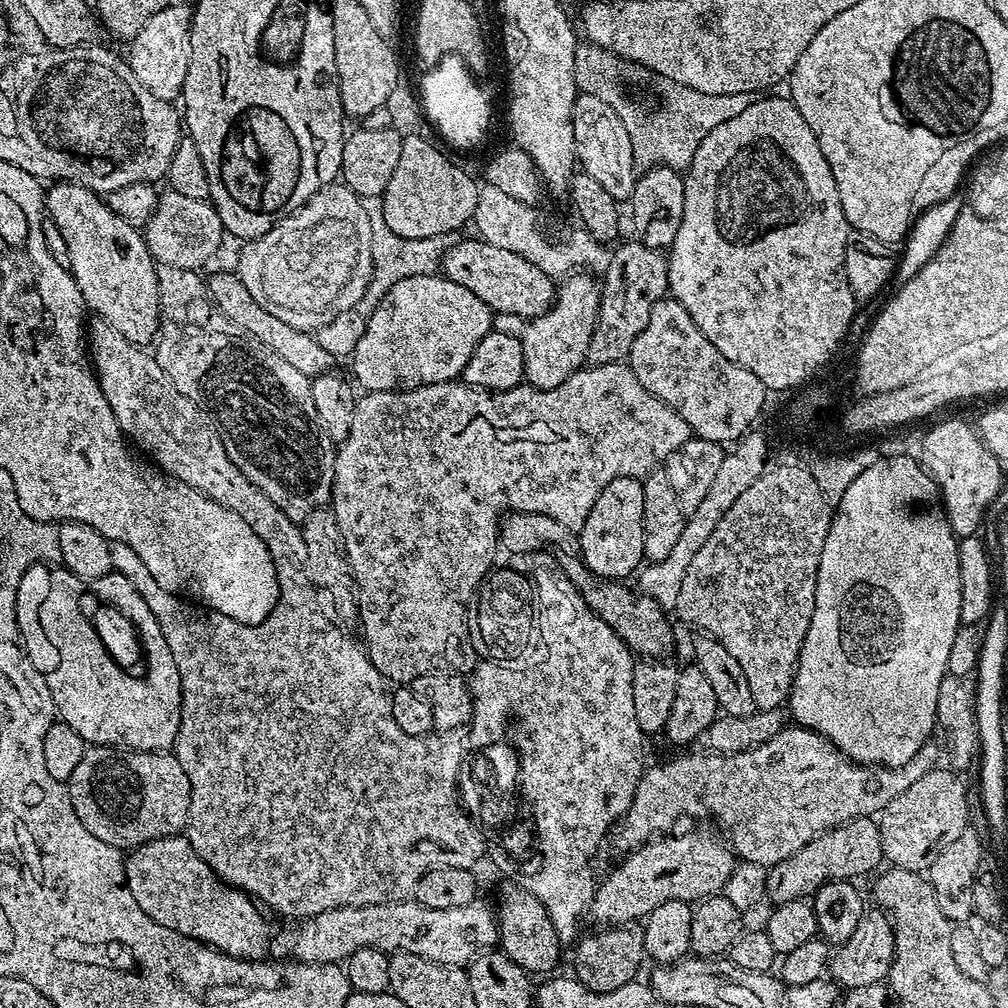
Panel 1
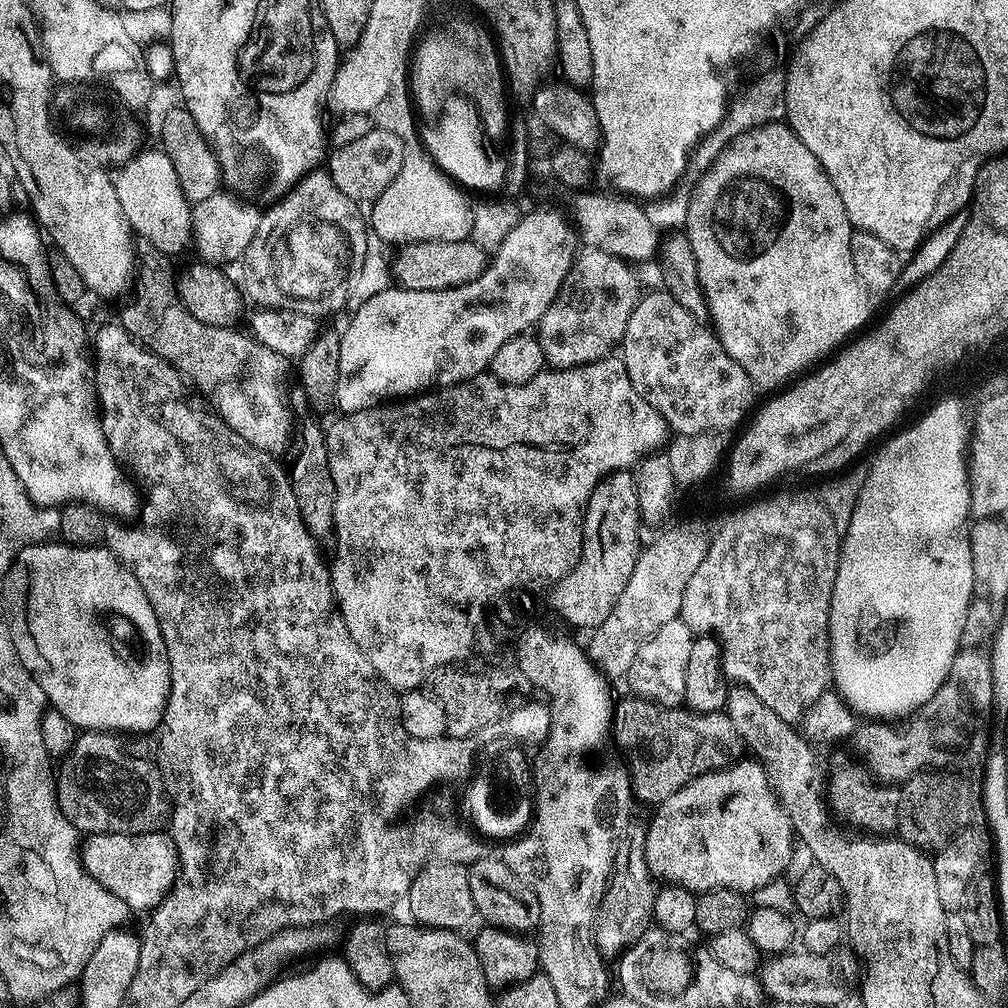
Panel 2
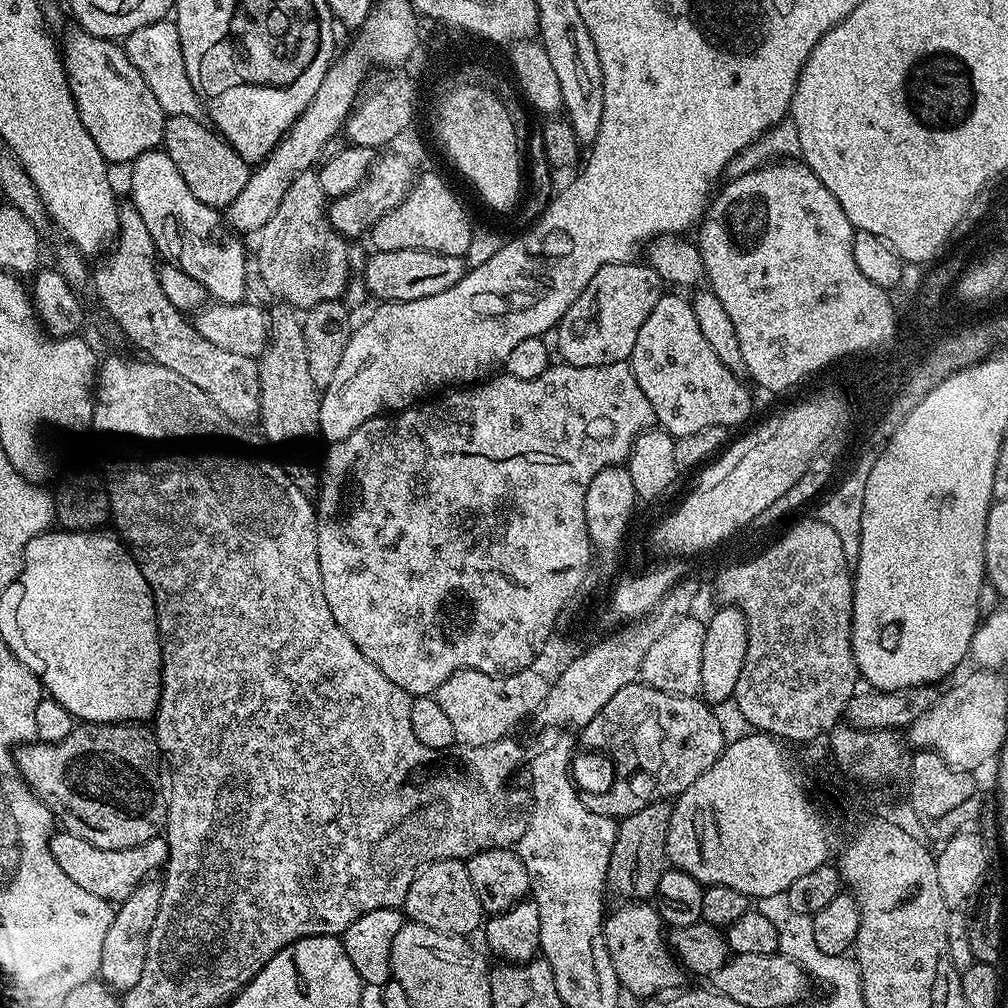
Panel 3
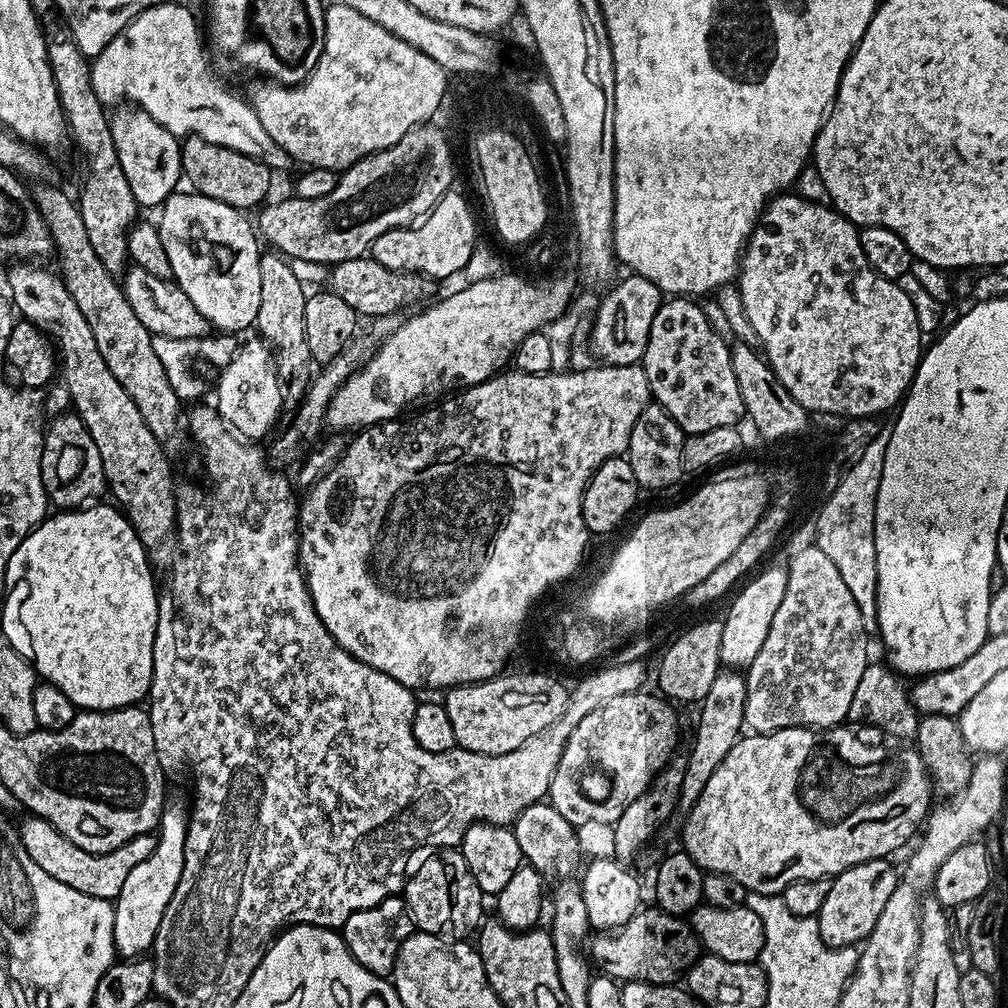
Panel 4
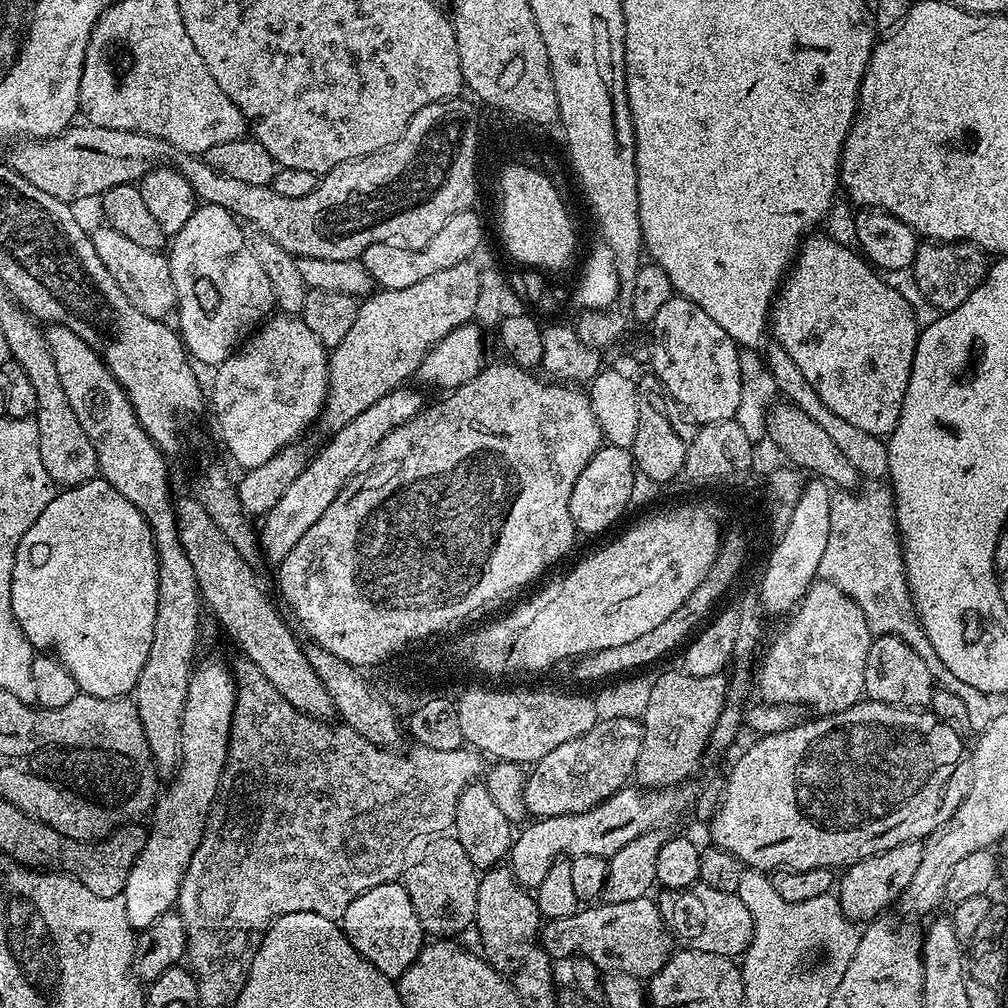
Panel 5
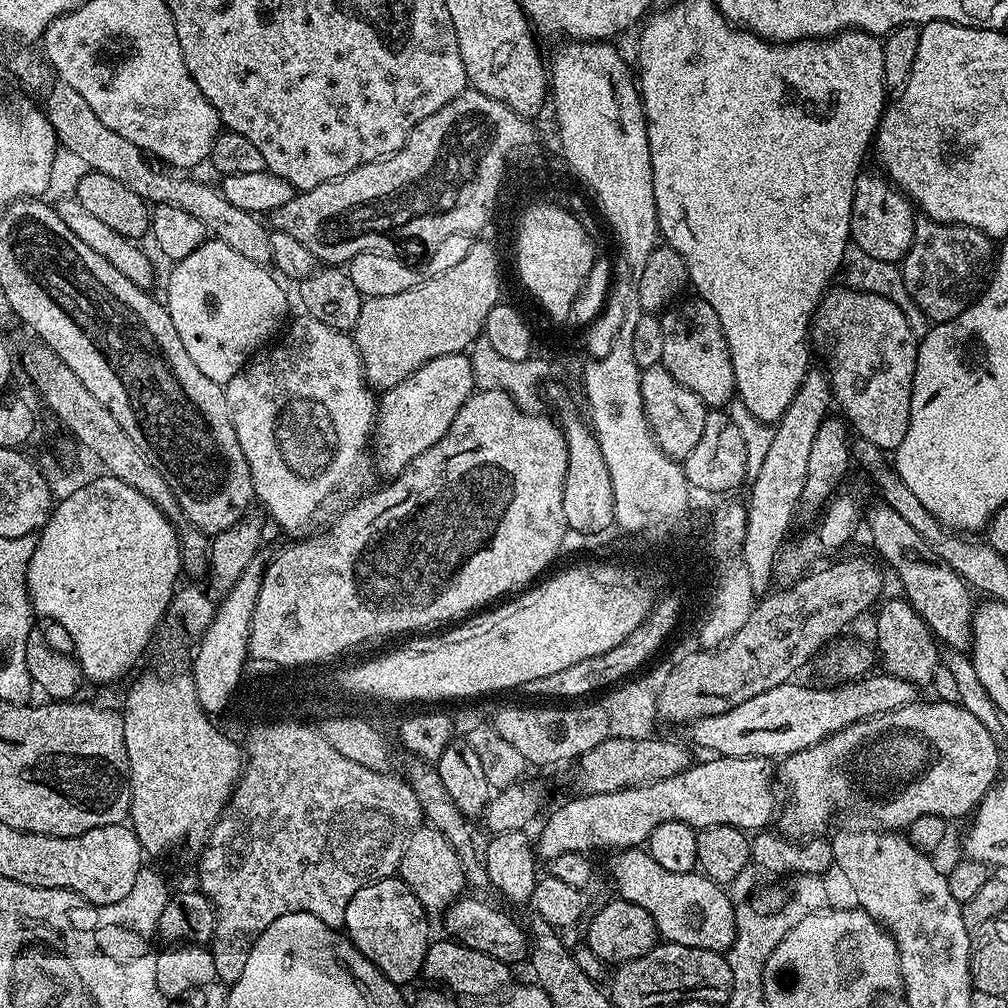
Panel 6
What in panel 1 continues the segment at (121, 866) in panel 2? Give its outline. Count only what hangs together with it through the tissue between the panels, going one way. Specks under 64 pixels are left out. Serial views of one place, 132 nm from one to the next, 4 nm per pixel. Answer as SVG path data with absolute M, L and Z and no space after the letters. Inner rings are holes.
M187 835L158 838L131 849L124 862L124 878L138 906L146 910L146 914L150 914L158 926L166 926L166 930L177 932L179 936L211 946L217 952L236 956L240 960L259 961L263 957L260 955L268 948L268 920L260 913L261 905L244 889L234 888L227 881L221 880L194 850Z

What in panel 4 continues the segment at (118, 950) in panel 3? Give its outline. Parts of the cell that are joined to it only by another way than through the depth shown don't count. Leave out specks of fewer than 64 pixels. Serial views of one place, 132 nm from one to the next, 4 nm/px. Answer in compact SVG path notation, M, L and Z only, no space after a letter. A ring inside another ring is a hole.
M180 800L173 804L172 801L165 803L164 811L160 814L154 854L150 854L150 858L142 858L142 862L130 870L126 883L117 894L114 901L114 946L117 957L140 958L151 949L158 926L162 926L162 914L166 914L166 906L170 906L170 898L174 898L178 878L182 878L189 819L190 812L185 801L184 804Z

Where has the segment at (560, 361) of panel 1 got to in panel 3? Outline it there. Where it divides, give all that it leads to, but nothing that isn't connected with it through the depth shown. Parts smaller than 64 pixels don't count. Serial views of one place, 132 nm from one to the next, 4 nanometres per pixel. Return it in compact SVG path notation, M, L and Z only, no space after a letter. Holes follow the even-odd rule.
M633 262L630 264L607 264L602 266L602 270L598 270L598 274L594 274L594 278L590 278L590 282L586 286L586 290L582 290L582 294L578 294L578 298L570 306L570 310L566 310L566 314L560 319L559 324L554 329L554 337L556 336L556 344L554 340L554 348L560 351L559 359L566 364L573 364L581 368L582 366L610 366L611 364L623 364L631 357L634 350L634 342L638 342L638 330L642 330L642 322L646 322L646 318L650 318L650 310L654 310L654 306L665 295L666 285L660 279L660 275L647 264L647 262Z

